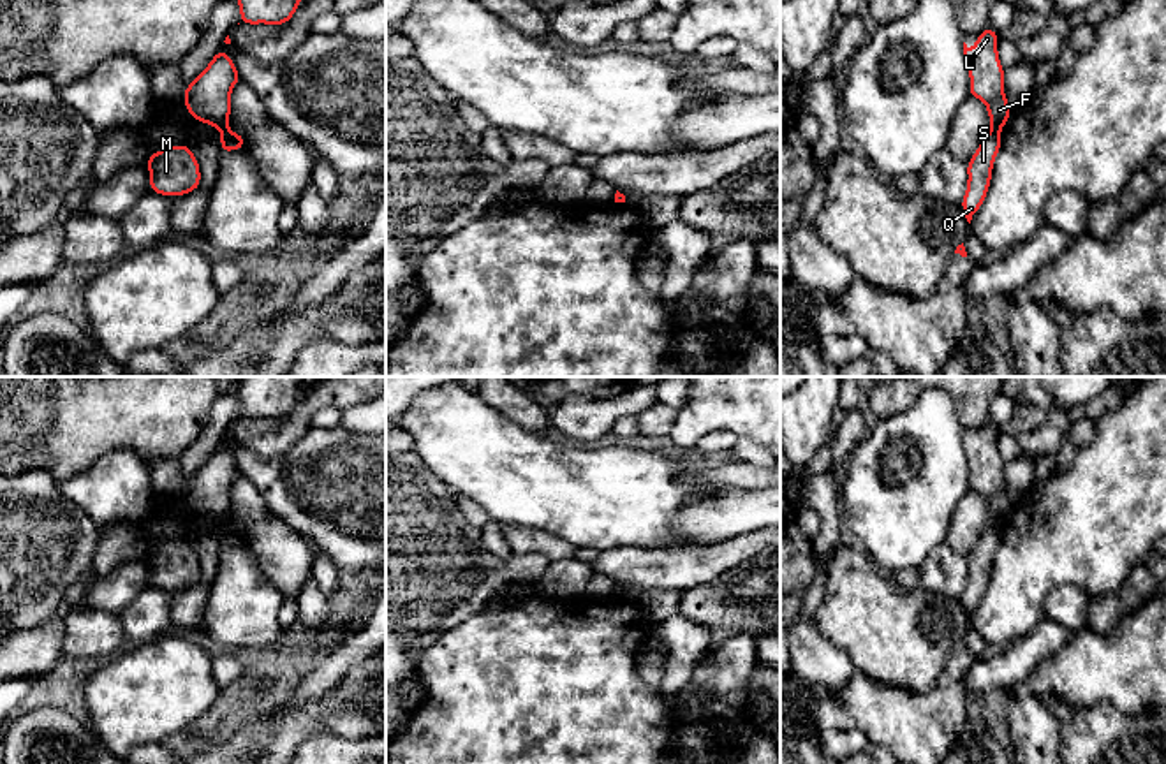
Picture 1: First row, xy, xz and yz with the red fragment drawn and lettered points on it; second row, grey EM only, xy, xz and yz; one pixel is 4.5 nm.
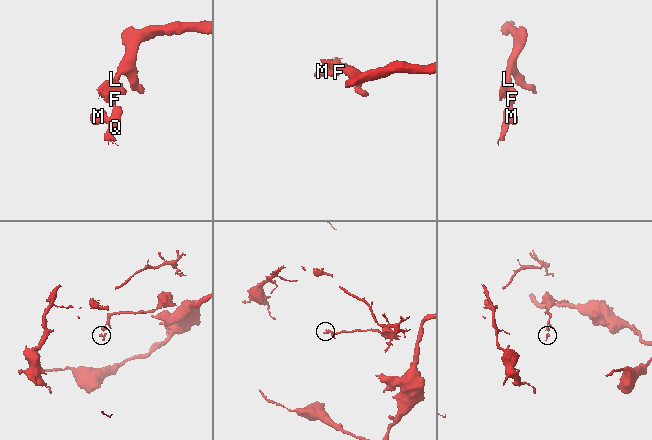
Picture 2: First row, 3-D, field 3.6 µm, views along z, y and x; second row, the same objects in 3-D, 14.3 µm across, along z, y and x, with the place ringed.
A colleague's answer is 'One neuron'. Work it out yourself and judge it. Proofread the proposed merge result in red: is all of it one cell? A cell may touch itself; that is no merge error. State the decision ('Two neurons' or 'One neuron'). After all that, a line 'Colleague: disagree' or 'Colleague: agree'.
Two neurons
Colleague: disagree

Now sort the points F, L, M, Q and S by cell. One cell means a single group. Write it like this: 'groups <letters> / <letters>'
groups F L / M Q S

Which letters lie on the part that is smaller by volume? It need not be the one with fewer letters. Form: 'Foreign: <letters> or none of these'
Foreign: F, L

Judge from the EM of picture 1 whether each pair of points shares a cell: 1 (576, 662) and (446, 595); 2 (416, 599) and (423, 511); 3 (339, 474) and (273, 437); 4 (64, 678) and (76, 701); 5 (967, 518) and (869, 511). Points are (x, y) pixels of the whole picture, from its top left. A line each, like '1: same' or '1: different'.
1: different
2: same
3: different
4: same
5: different

